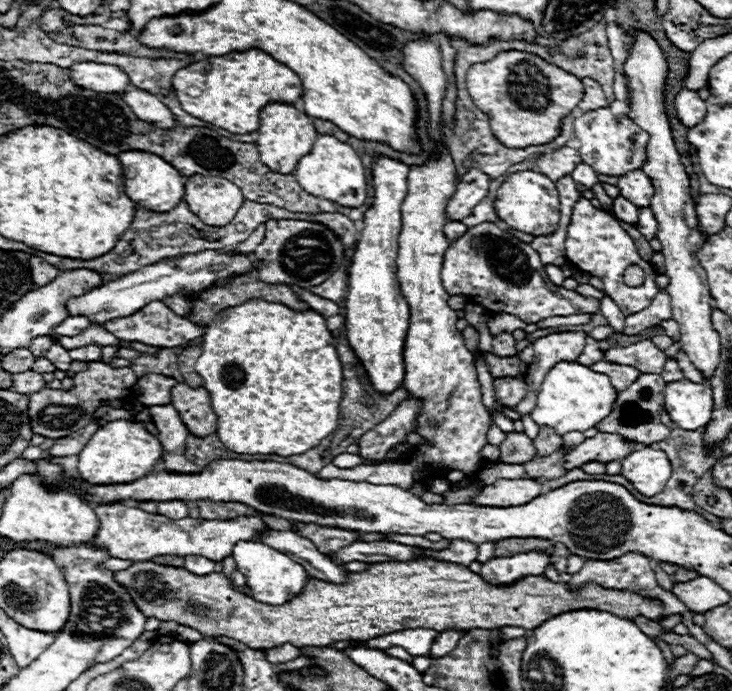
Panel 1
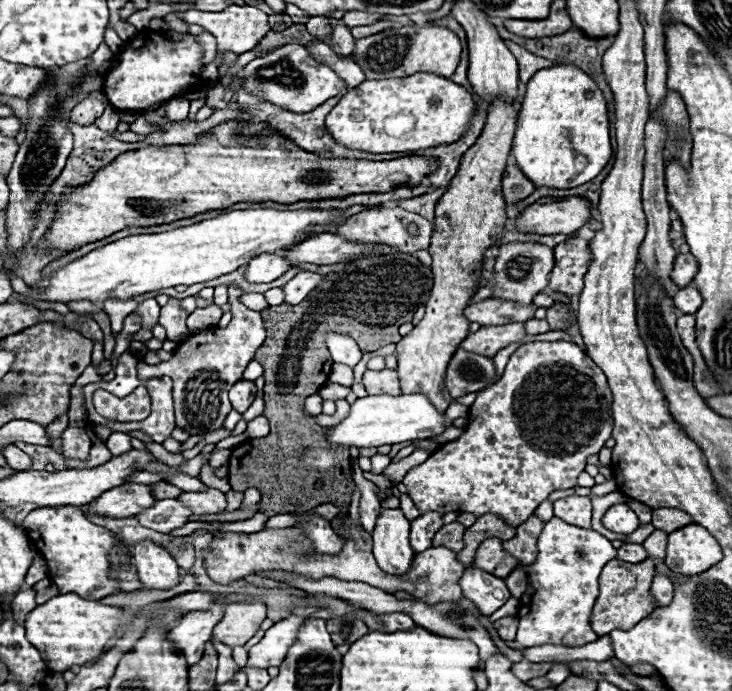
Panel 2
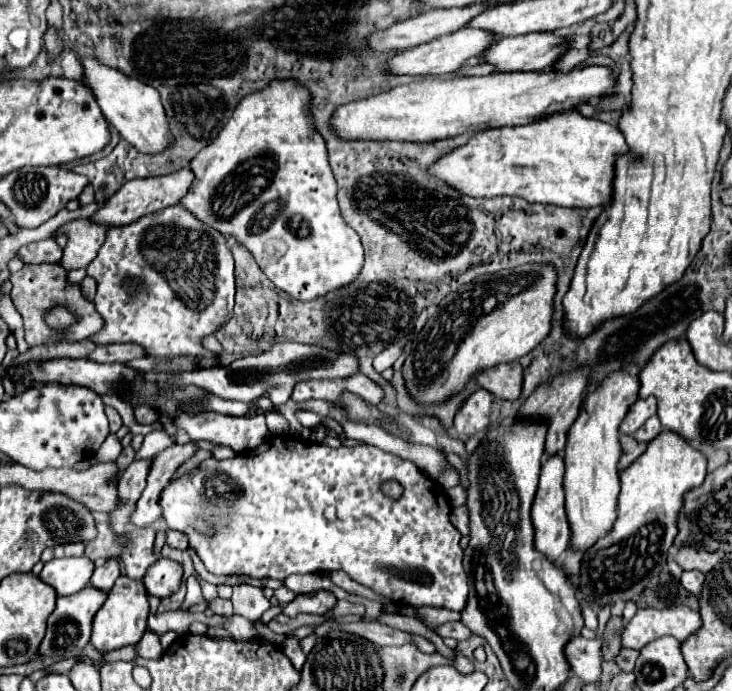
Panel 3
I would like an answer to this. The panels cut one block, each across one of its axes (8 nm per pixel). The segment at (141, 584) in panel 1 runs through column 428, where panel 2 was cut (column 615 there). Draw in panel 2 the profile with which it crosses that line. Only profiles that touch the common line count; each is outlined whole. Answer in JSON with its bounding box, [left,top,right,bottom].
[592,558,656,636]

